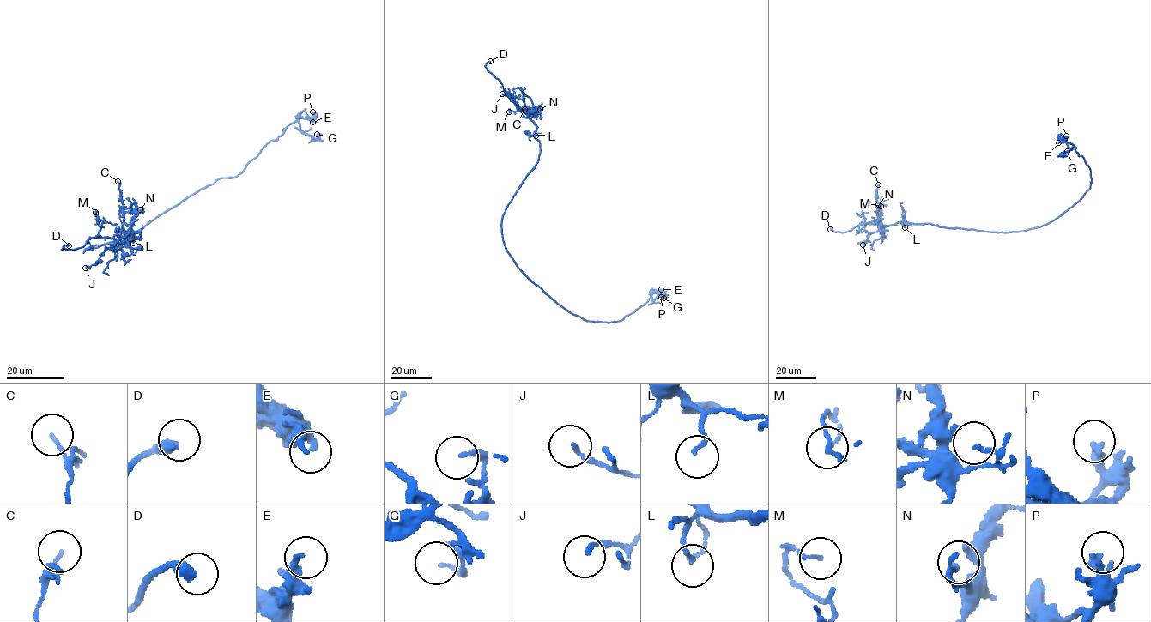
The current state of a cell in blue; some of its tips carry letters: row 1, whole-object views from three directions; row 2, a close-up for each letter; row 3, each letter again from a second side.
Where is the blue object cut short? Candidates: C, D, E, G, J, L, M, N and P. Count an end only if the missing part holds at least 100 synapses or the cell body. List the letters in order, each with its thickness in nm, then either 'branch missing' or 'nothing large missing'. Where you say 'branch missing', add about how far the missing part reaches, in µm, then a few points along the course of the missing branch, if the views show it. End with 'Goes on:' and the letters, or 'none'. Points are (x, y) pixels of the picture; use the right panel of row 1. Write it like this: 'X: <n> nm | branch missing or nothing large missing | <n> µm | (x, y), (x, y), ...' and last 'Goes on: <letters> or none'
C: 100 nm | nothing large missing
D: 400 nm | branch missing | 35 µm | (830, 229), (827, 233), (813, 218), (815, 219)
E: 190 nm | nothing large missing
G: 160 nm | nothing large missing
J: 140 nm | nothing large missing
L: 100 nm | nothing large missing
M: 120 nm | nothing large missing
N: 100 nm | nothing large missing
P: 240 nm | nothing large missing
Goes on: D

